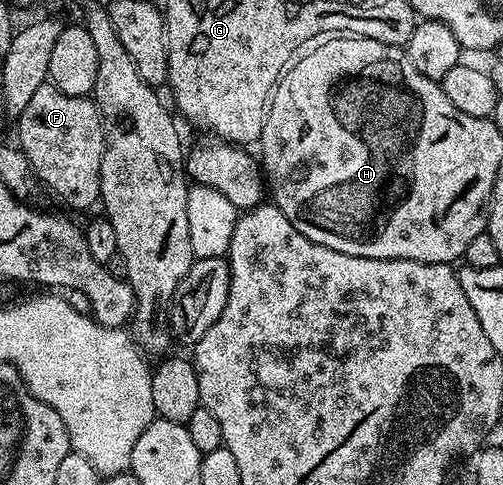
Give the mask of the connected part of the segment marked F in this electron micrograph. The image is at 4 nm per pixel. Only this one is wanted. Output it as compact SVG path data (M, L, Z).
M51 82L35 90L23 114L16 117L16 143L30 162L33 173L61 200L73 208L89 208L101 199L101 159L105 149L105 131L101 115L89 96L63 94Z

